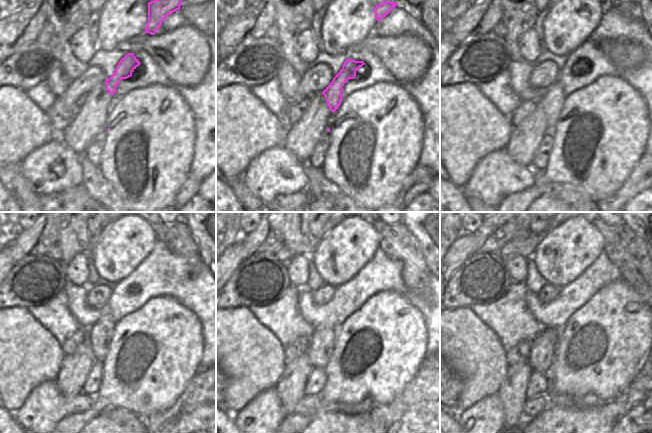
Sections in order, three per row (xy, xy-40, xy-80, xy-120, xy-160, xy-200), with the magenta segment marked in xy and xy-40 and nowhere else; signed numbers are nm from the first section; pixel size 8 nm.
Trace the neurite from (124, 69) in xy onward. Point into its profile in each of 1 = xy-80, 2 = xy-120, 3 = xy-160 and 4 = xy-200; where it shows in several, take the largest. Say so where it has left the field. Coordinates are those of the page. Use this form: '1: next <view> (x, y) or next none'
1: next xy-80 (551, 102)
2: next xy-120 (100, 334)
3: next xy-160 (322, 341)
4: next xy-200 (543, 347)

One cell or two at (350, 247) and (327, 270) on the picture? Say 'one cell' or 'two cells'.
one cell

